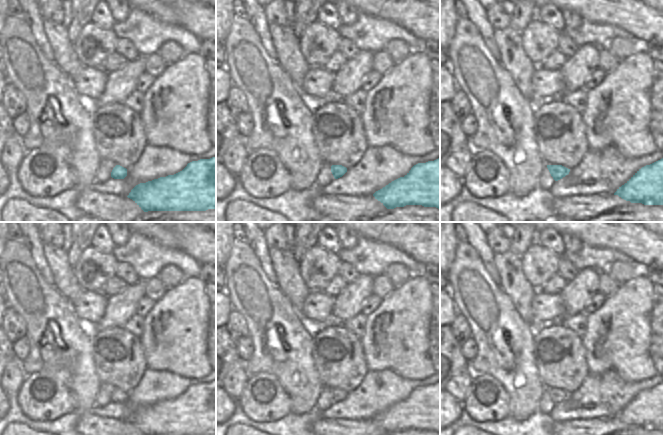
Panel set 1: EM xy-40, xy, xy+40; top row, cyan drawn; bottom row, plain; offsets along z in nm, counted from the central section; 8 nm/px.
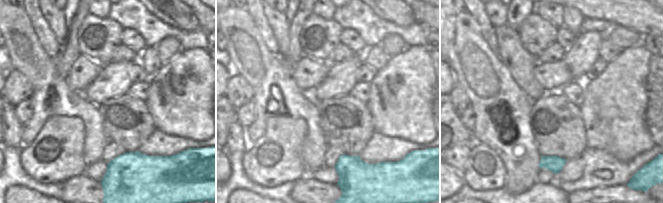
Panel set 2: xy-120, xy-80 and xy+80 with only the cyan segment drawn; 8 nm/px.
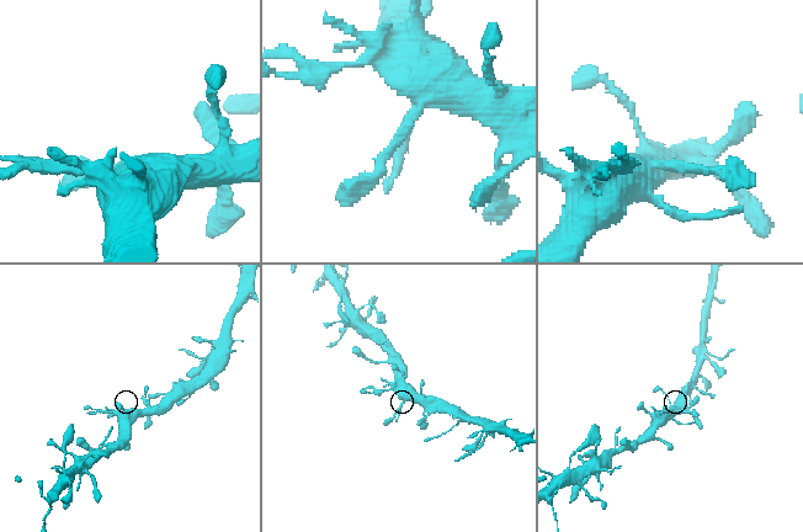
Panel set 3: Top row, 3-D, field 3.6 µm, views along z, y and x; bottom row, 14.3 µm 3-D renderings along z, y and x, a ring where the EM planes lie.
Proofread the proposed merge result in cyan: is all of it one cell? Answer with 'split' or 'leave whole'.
leave whole

